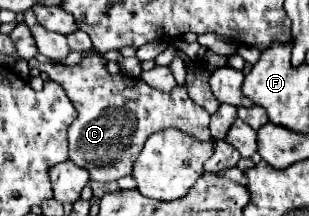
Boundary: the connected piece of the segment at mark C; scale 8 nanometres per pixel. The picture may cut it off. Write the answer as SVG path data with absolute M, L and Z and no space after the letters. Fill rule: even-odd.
M84 52L86 58L76 66L52 64L28 60L30 68L46 72L54 82L58 82L68 98L72 100L78 116L68 130L70 140L70 160L90 172L90 180L114 182L122 176L132 174L136 156L140 154L144 142L166 128L184 130L200 140L210 138L210 114L194 104L184 86L176 86L170 94L150 88L140 78L126 78L124 74L108 74L106 60L98 52Z

